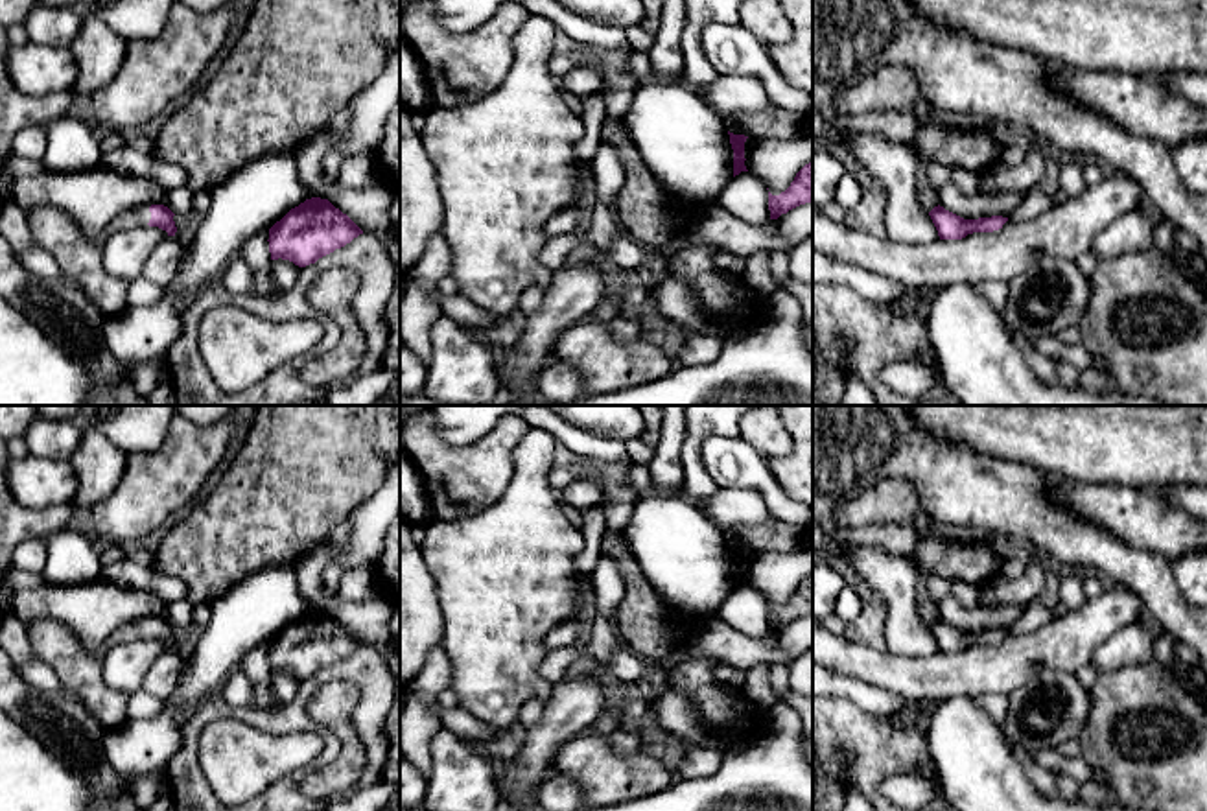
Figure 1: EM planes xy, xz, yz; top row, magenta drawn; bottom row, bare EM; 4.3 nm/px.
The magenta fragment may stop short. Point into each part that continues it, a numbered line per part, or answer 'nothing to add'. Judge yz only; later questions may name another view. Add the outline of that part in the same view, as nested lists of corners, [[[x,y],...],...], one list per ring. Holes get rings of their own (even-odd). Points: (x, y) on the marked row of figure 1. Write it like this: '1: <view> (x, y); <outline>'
nothing to add

